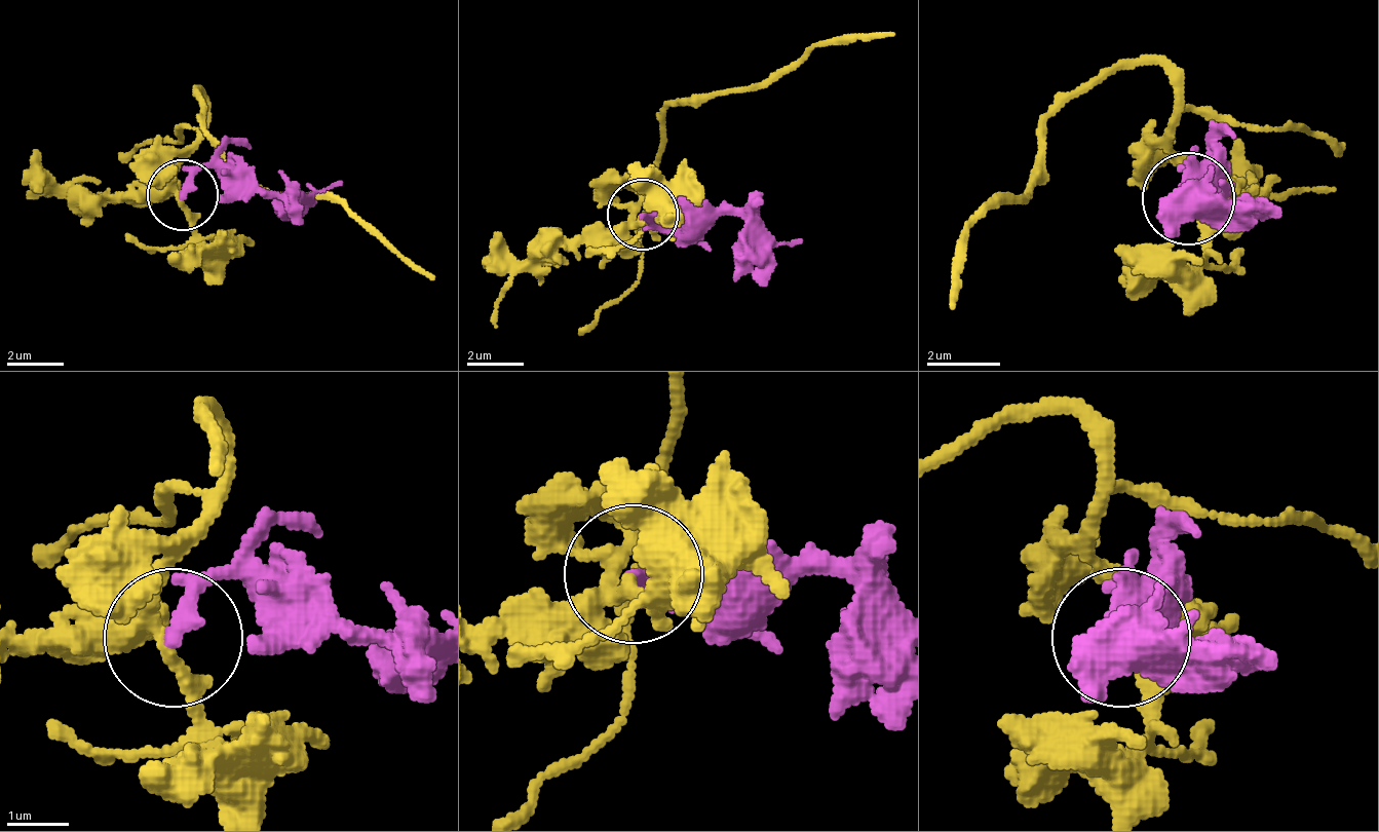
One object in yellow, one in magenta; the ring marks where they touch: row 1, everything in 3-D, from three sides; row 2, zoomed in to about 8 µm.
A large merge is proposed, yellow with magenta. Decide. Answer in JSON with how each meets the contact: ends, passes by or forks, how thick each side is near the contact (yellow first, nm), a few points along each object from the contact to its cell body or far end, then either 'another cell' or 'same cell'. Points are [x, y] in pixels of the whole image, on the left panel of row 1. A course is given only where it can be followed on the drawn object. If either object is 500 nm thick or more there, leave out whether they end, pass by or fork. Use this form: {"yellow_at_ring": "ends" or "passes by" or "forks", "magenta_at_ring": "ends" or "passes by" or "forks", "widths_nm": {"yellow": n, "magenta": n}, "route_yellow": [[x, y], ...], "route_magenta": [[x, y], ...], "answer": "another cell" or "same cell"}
{"yellow_at_ring": "forks", "magenta_at_ring": "ends", "widths_nm": {"yellow": 200, "magenta": 240}, "route_yellow": [[184, 197], [178, 161], [205, 105], [198, 90], [198, 126], [213, 147], [269, 190], [333, 197], [432, 281]], "route_magenta": [[184, 197], [205, 168], [241, 168], [291, 197], [305, 211]], "answer": "same cell"}

